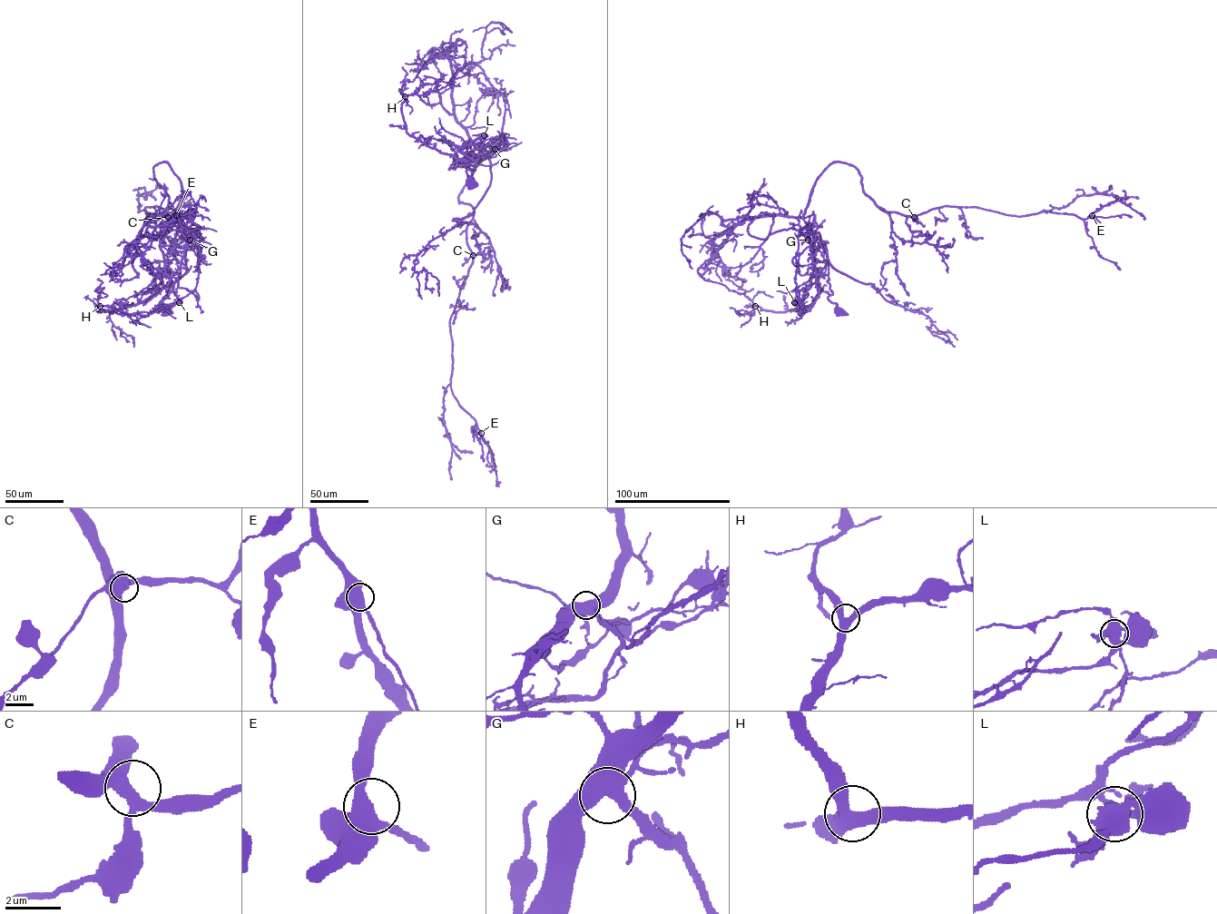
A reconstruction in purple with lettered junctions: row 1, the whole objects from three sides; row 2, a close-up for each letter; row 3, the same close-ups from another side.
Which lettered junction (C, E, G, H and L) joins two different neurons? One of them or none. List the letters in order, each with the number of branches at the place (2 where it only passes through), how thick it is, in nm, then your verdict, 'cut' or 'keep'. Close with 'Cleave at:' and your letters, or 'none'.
C: branches 4; calibre 400 nm; keep
E: branches 3; calibre 480 nm; keep
G: branches 4; calibre 500 nm; keep
H: branches 3; calibre 420 nm; keep
L: branches 4; calibre 600 nm; cut
Cleave at: L

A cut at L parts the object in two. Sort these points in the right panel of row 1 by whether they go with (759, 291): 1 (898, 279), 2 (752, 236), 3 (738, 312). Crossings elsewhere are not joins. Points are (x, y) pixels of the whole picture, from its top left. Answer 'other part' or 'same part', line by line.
1: other part
2: same part
3: same part

